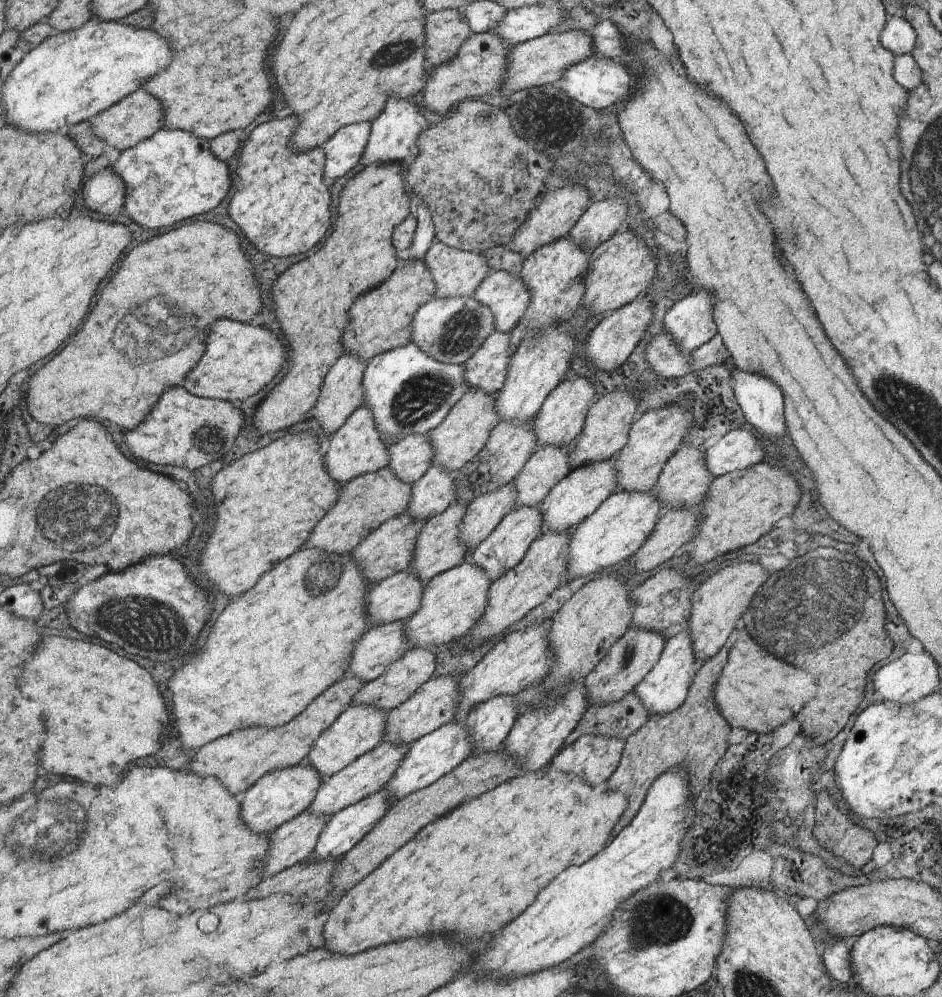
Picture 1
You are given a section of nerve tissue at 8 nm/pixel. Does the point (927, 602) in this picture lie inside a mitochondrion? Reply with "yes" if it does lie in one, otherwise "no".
no

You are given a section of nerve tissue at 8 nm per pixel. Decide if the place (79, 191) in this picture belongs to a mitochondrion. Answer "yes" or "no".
no

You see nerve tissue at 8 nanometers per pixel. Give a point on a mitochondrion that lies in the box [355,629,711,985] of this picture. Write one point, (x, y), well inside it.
(662, 919)

